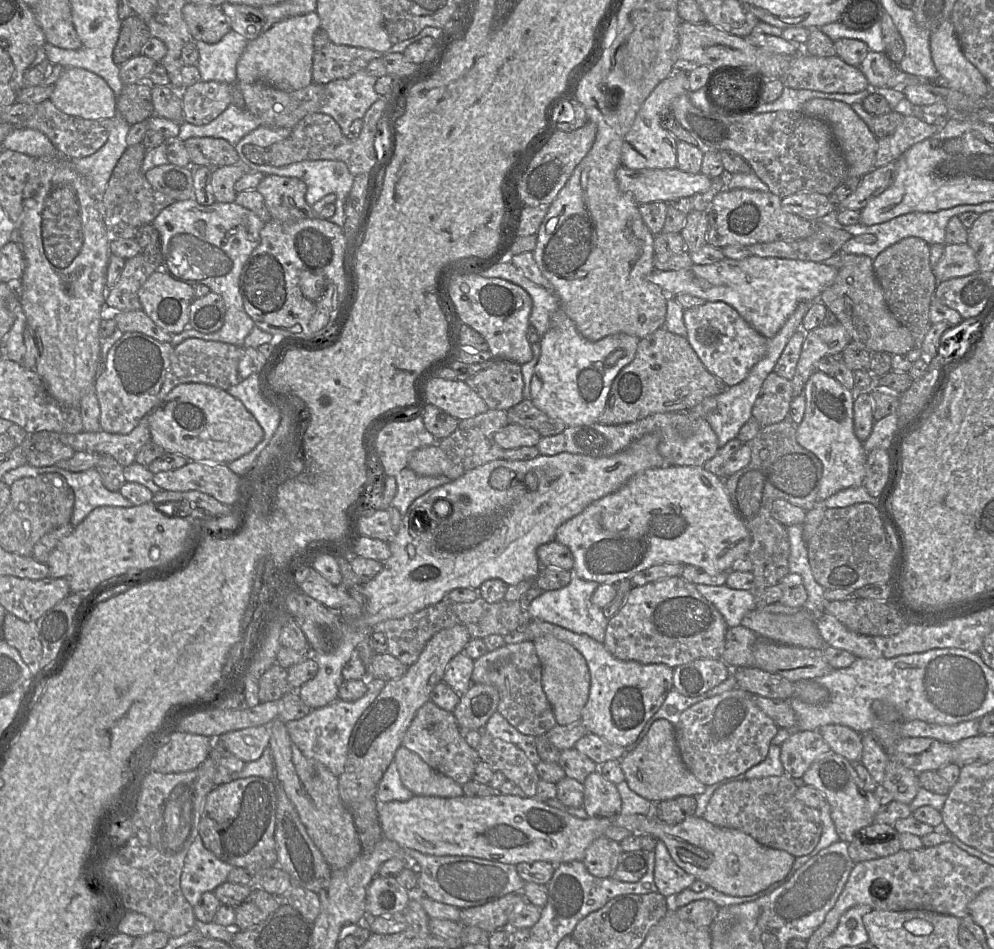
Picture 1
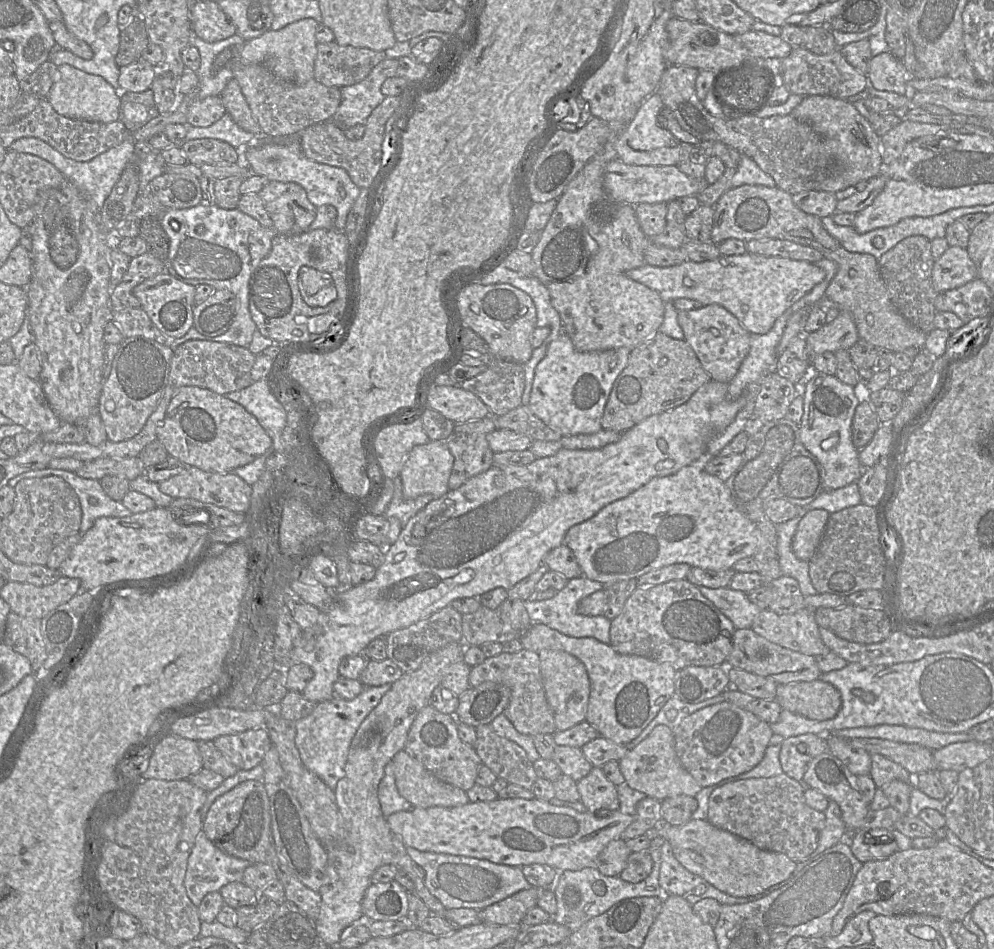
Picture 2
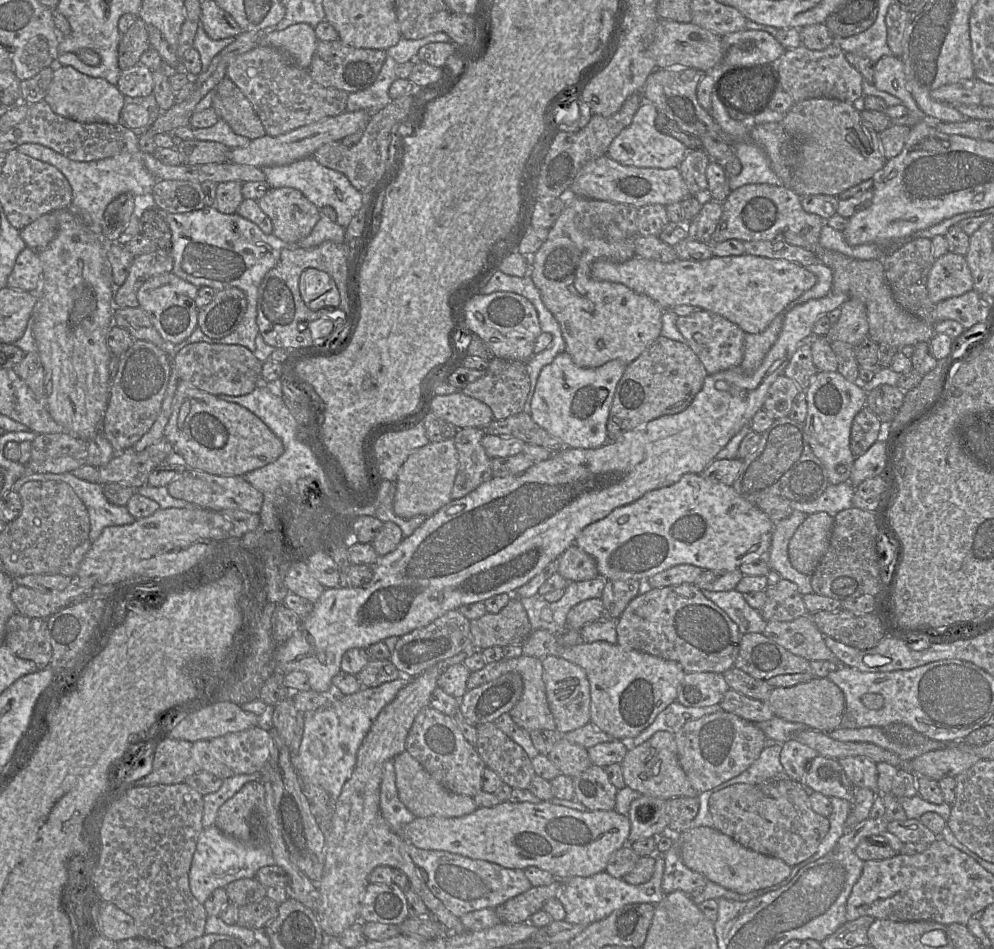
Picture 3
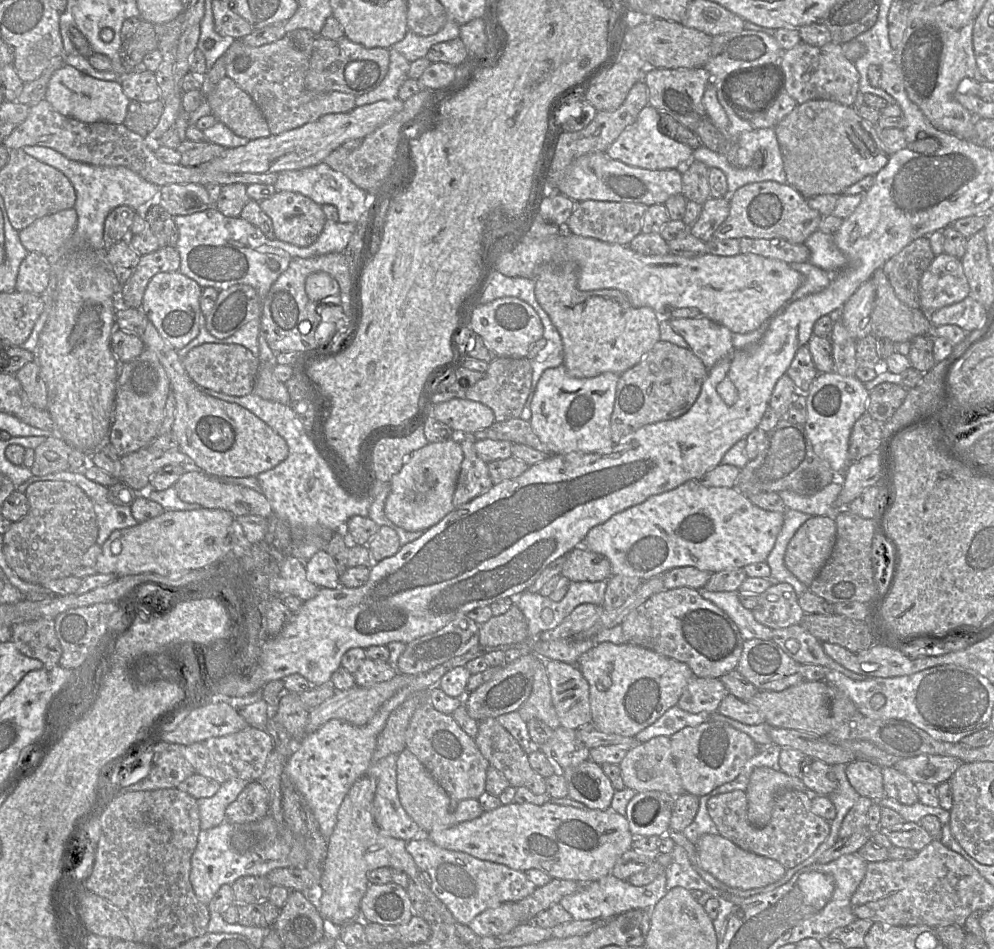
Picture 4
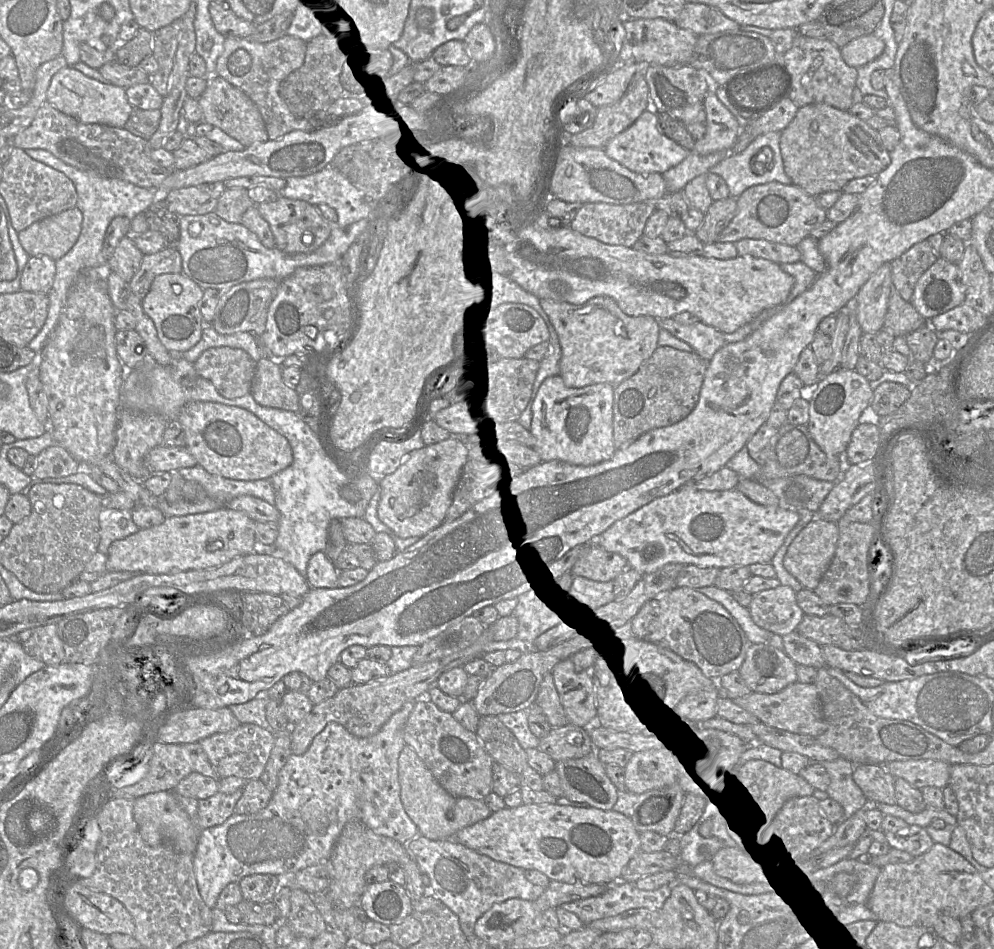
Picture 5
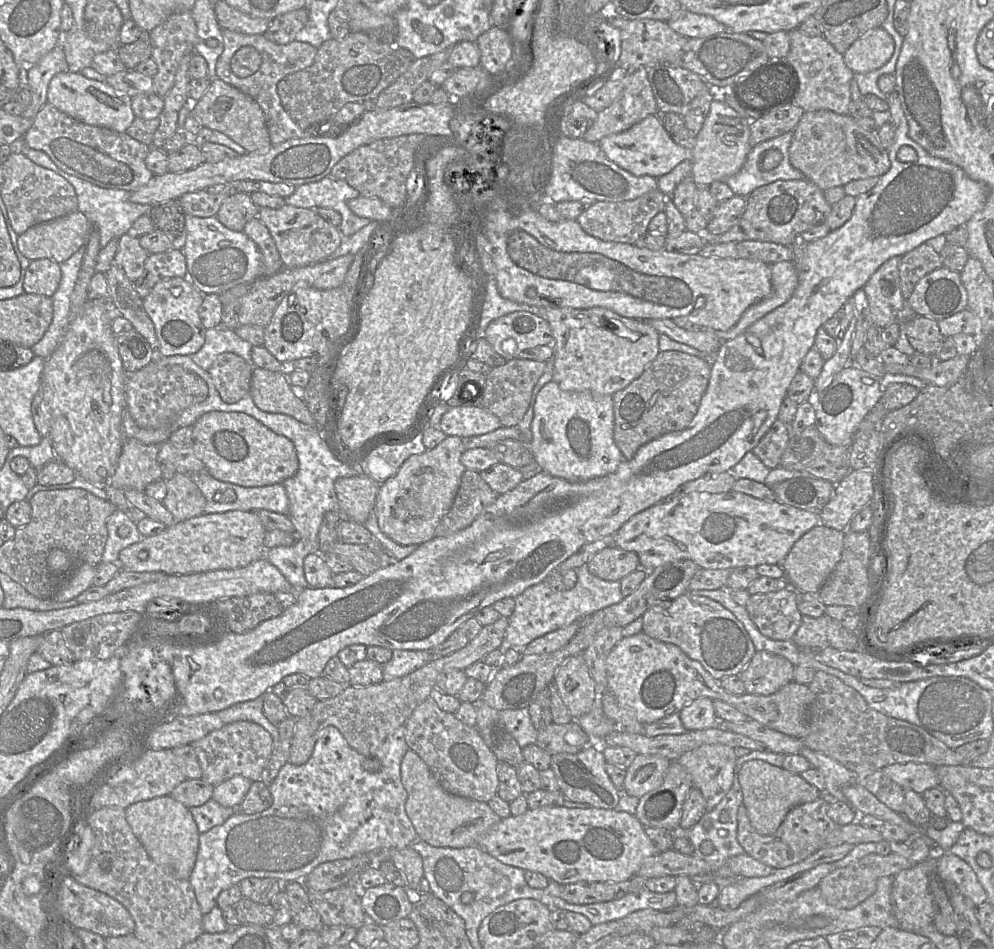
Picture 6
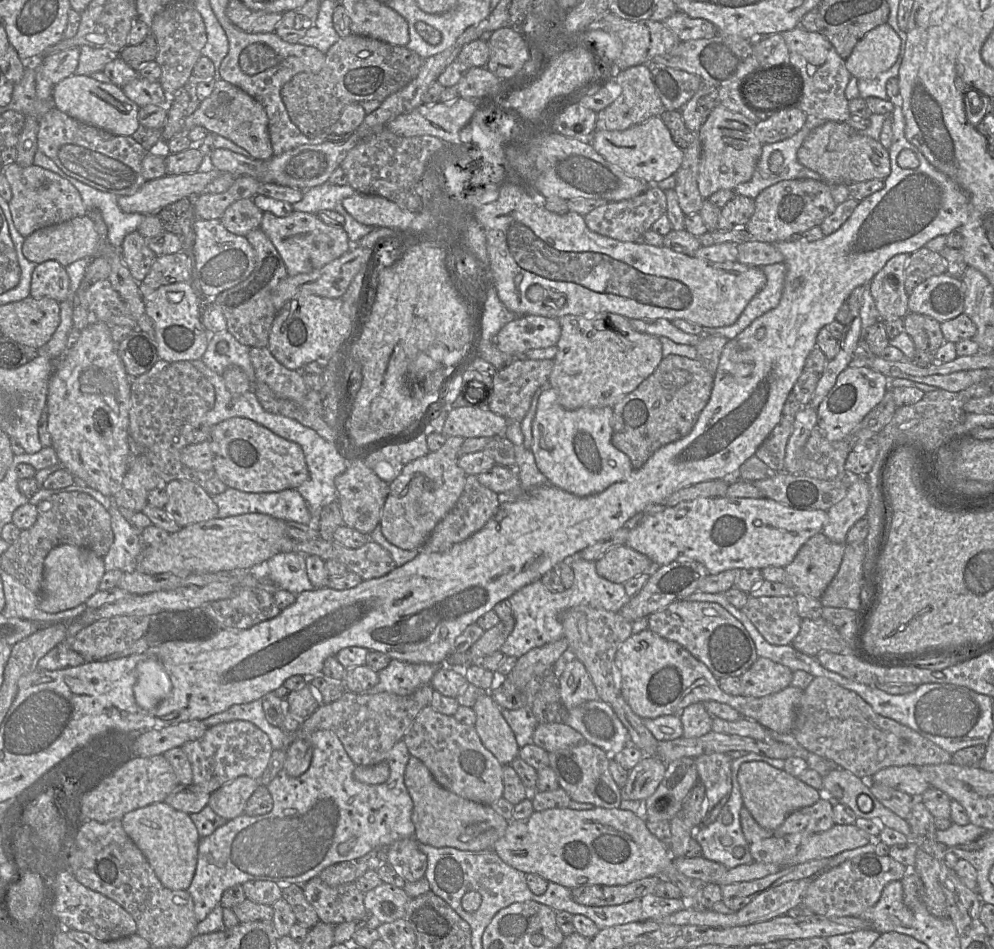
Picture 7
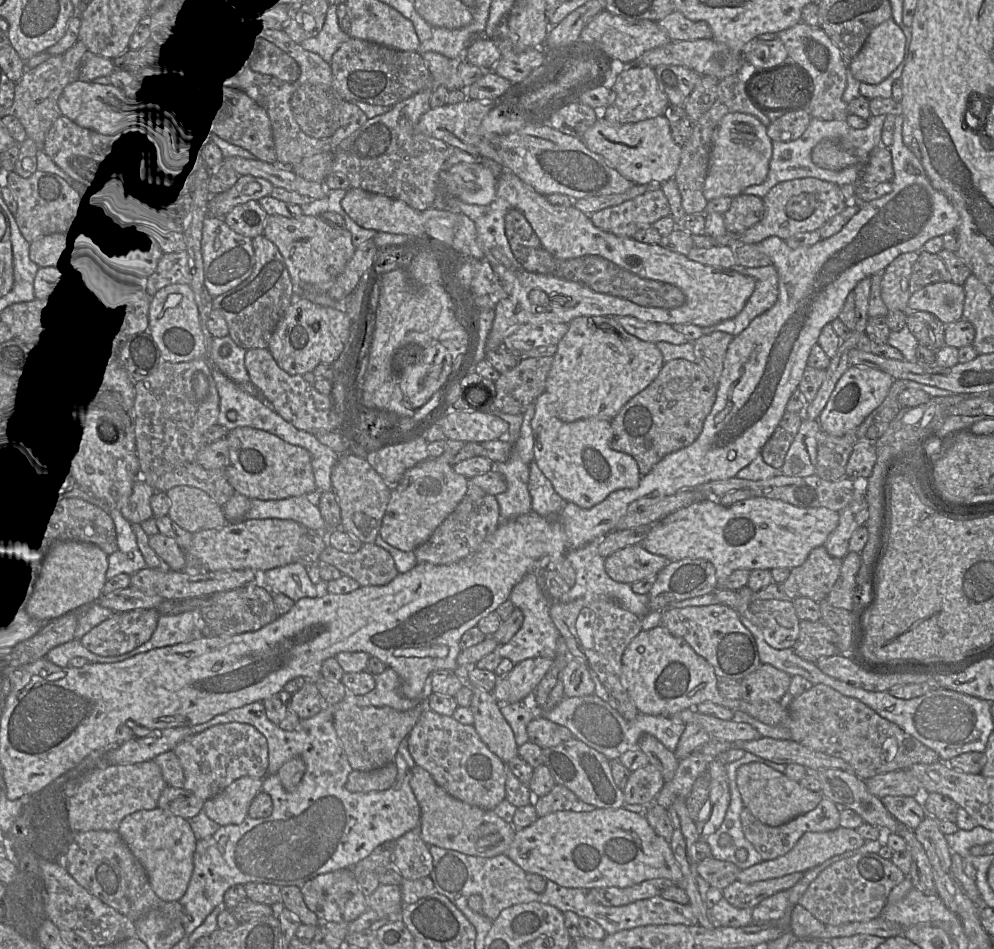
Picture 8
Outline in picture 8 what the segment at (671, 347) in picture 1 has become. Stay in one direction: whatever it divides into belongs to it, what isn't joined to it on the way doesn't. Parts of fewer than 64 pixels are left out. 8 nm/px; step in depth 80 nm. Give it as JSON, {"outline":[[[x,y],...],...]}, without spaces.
{"outline":[[[682,358],[665,362],[655,380],[633,396],[611,420],[611,448],[632,456],[638,464],[640,474],[648,474],[666,455],[691,445],[699,437],[716,395],[717,384],[709,379],[696,362]]]}

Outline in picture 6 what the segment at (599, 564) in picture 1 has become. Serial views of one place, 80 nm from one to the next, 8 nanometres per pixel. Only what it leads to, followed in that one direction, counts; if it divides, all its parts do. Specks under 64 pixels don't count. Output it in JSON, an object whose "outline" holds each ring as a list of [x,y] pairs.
{"outline":[[[729,491],[726,493],[708,493],[708,492],[691,492],[682,496],[674,496],[659,502],[635,515],[625,522],[614,535],[614,545],[626,550],[633,551],[638,555],[640,567],[639,569],[653,570],[661,565],[679,560],[691,560],[698,564],[703,569],[733,569],[736,567],[757,567],[762,564],[779,565],[782,567],[782,562],[795,544],[807,531],[817,526],[820,523],[820,516],[817,512],[802,510],[782,504],[778,501],[764,501],[754,498],[750,495]]]}

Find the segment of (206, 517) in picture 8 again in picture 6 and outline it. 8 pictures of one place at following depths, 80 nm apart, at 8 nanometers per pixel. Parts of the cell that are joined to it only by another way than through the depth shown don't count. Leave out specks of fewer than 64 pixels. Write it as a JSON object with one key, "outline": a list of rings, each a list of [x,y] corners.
{"outline":[[[176,473],[167,480],[166,486],[167,495],[162,503],[176,521],[184,521],[204,514],[206,499],[189,475]]]}

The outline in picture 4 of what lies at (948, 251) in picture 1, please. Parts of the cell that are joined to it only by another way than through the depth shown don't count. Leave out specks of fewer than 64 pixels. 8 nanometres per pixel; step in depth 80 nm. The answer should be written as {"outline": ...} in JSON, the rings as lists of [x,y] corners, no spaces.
{"outline":[[[946,253],[933,259],[919,282],[921,310],[927,314],[961,302],[969,293],[961,259]]]}

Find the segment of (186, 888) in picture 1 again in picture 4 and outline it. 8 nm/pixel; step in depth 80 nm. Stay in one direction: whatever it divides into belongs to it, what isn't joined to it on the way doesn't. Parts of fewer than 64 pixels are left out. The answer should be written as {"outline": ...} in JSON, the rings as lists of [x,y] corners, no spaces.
{"outline":[[[271,815],[260,820],[237,824],[225,820],[208,830],[201,830],[198,843],[191,859],[190,882],[197,899],[208,906],[214,895],[223,885],[232,885],[245,876],[266,876],[278,868],[305,868],[307,851],[302,837],[293,834],[286,826],[279,825]]]}

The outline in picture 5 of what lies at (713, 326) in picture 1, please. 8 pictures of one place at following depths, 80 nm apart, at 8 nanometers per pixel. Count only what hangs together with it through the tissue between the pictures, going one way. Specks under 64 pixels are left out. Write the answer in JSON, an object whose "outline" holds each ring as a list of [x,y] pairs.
{"outline":[[[673,318],[659,319],[660,328],[689,344],[703,360],[710,361],[726,342],[724,333],[701,321],[684,325]]]}

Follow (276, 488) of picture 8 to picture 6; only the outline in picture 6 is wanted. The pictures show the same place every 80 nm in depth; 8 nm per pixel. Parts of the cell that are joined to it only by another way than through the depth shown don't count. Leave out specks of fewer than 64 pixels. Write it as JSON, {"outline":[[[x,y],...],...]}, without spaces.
{"outline":[[[211,411],[202,415],[192,429],[196,456],[209,474],[220,481],[261,487],[282,484],[298,471],[299,461],[293,442],[245,413]]]}

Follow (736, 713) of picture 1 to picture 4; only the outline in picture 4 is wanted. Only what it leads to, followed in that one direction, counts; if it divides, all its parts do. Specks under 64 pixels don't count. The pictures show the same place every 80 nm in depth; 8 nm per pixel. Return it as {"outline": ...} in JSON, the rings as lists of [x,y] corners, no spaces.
{"outline":[[[708,721],[697,726],[687,726],[674,733],[670,737],[670,742],[684,793],[698,797],[735,779],[746,761],[759,749],[749,735],[721,721]]]}

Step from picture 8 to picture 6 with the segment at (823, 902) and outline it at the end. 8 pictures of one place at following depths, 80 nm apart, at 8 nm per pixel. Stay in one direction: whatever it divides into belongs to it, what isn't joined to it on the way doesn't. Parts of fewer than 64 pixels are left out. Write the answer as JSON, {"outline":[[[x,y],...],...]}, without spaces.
{"outline":[[[893,852],[885,856],[870,853],[846,867],[833,870],[821,879],[817,888],[829,905],[839,909],[852,909],[875,892],[879,878],[894,877],[911,865],[908,859]]]}

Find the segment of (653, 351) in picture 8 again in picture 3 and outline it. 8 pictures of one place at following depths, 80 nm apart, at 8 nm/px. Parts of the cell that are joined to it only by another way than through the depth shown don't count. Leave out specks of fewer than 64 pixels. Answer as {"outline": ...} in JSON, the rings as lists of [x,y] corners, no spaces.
{"outline":[[[566,205],[554,225],[549,229],[547,240],[530,257],[529,275],[540,291],[544,305],[560,325],[566,343],[565,351],[581,368],[596,368],[614,359],[629,364],[661,335],[663,309],[653,299],[639,294],[623,284],[598,281],[591,276],[591,266],[596,260],[606,259],[622,263],[634,256],[634,238],[610,242],[592,237],[576,226],[575,210],[571,205]]]}

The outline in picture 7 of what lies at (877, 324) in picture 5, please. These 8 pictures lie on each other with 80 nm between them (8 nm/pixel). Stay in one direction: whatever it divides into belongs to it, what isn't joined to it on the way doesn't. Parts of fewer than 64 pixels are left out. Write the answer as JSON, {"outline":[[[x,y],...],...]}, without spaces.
{"outline":[[[897,254],[873,277],[870,292],[880,320],[904,318],[908,313],[909,295],[905,290],[905,268],[910,254]]]}

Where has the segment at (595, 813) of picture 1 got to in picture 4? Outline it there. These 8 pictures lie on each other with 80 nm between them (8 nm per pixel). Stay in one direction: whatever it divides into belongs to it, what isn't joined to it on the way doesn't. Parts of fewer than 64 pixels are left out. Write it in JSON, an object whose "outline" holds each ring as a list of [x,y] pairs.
{"outline":[[[591,759],[562,771],[568,787],[568,797],[589,809],[606,810],[611,805],[615,789],[601,765]]]}

